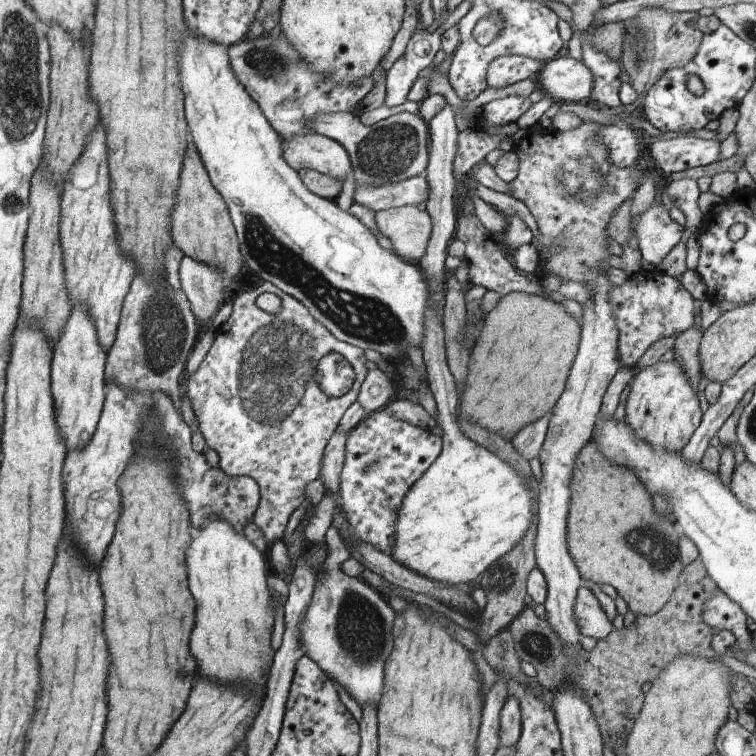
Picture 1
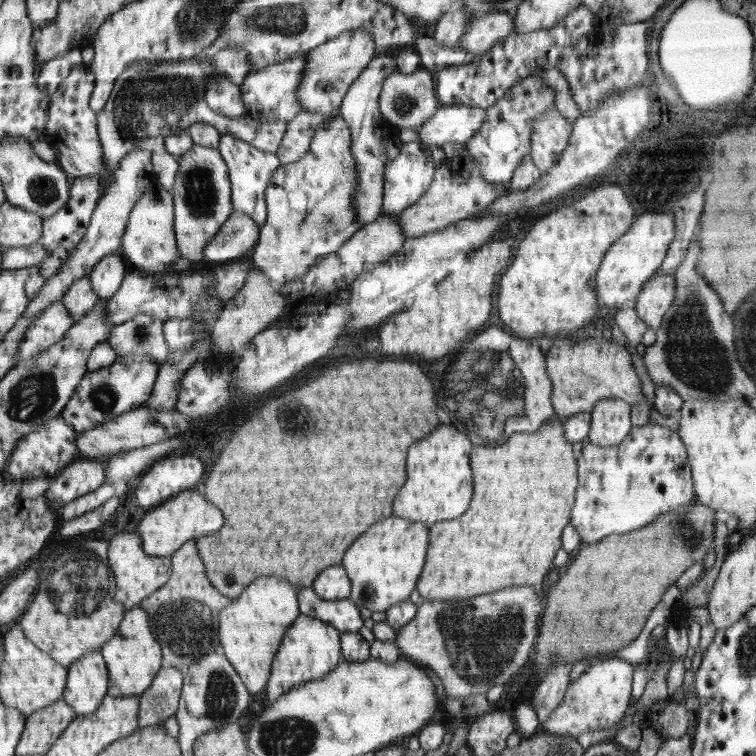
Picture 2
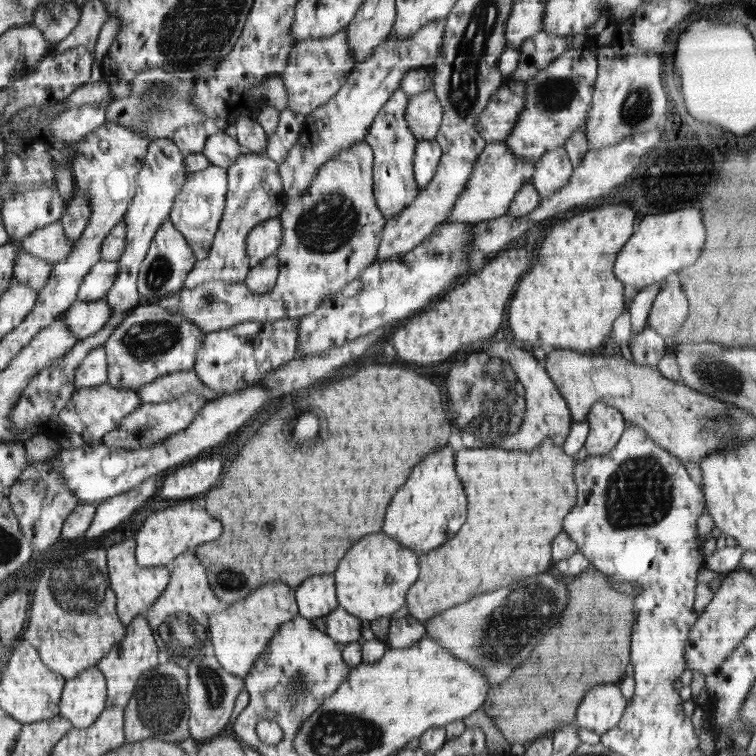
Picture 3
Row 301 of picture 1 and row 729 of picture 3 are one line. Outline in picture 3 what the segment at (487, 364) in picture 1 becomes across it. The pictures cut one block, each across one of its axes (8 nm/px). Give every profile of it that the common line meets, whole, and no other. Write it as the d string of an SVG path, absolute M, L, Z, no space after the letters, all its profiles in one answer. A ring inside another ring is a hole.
M591 565L585 572L567 580L567 607L551 632L536 646L536 651L524 662L520 672L504 683L491 687L483 710L494 719L511 744L527 745L542 735L553 735L562 721L576 721L576 711L584 693L600 684L621 682L632 668L632 626L636 624L635 596L617 592L604 573Z

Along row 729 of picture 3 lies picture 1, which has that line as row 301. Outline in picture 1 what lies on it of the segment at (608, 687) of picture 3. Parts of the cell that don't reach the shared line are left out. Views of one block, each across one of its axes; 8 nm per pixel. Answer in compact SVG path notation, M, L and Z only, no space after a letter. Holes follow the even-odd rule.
M588 121L573 130L543 132L536 137L528 130L528 134L515 144L514 151L520 162L518 175L508 181L510 194L524 202L534 216L538 226L538 242L542 248L560 246L560 252L547 254L547 274L556 275L563 282L582 282L592 292L592 298L586 304L582 303L584 320L579 354L571 366L566 391L551 410L548 430L539 454L542 477L538 480L538 526L534 543L537 567L544 573L547 582L547 621L564 642L568 658L574 662L582 658L585 650L580 647L580 635L583 632L580 631L575 612L582 578L568 554L570 546L566 546L566 518L571 510L570 482L574 477L580 450L594 437L606 388L620 369L619 326L616 326L610 292L614 284L604 274L604 270L609 268L610 258L606 246L610 237L606 234L606 228L612 212L618 206L624 206L624 202L636 194L637 187L641 185L638 176L645 177L637 163L625 169L612 162L611 151L604 144L603 138L600 138L600 128L596 122Z

